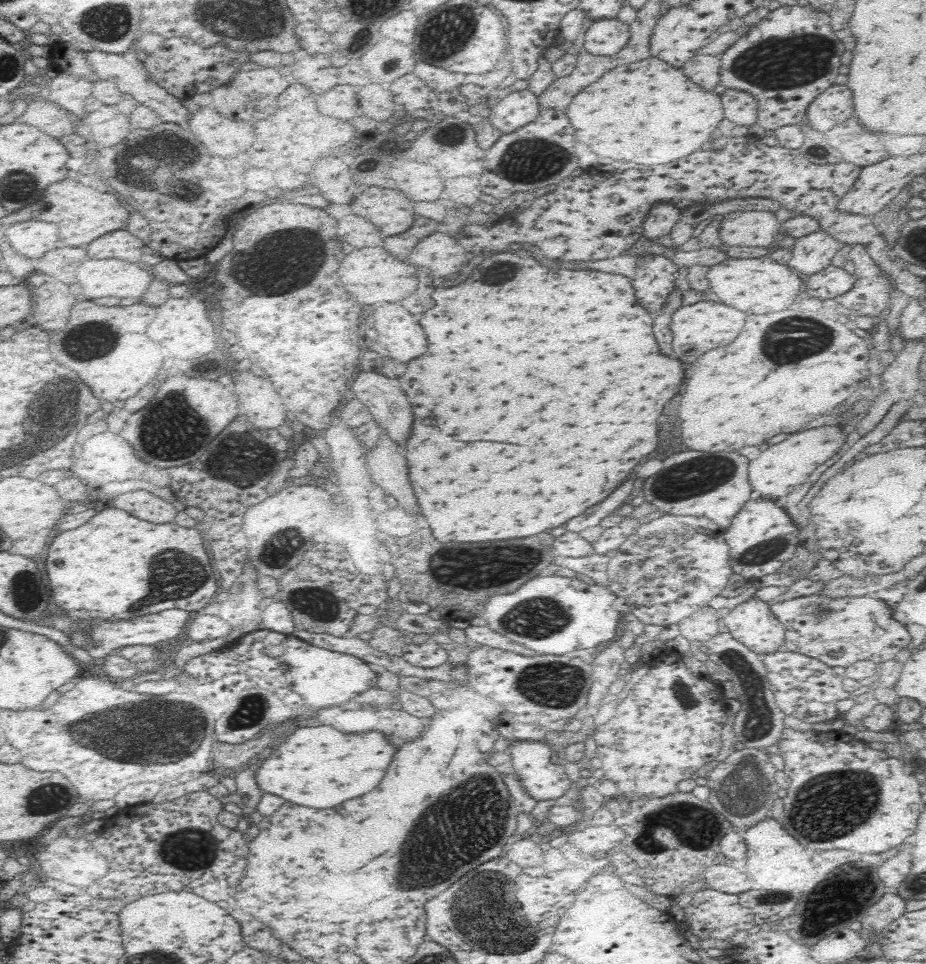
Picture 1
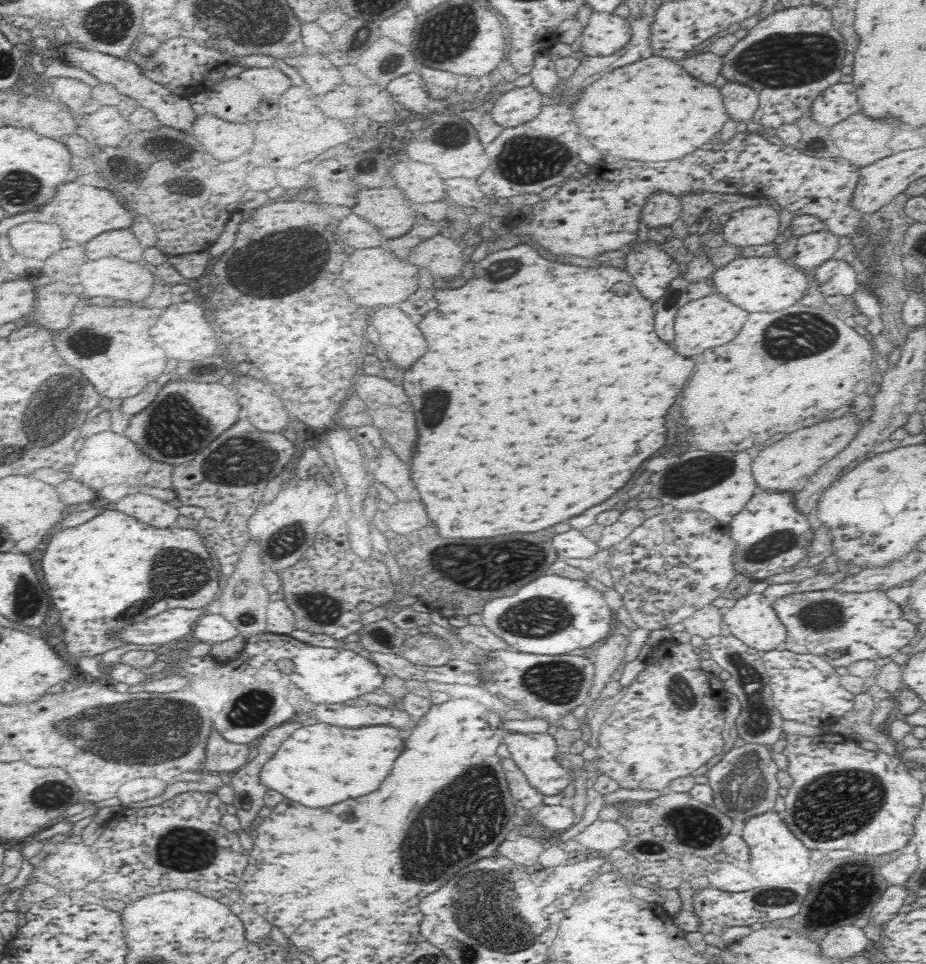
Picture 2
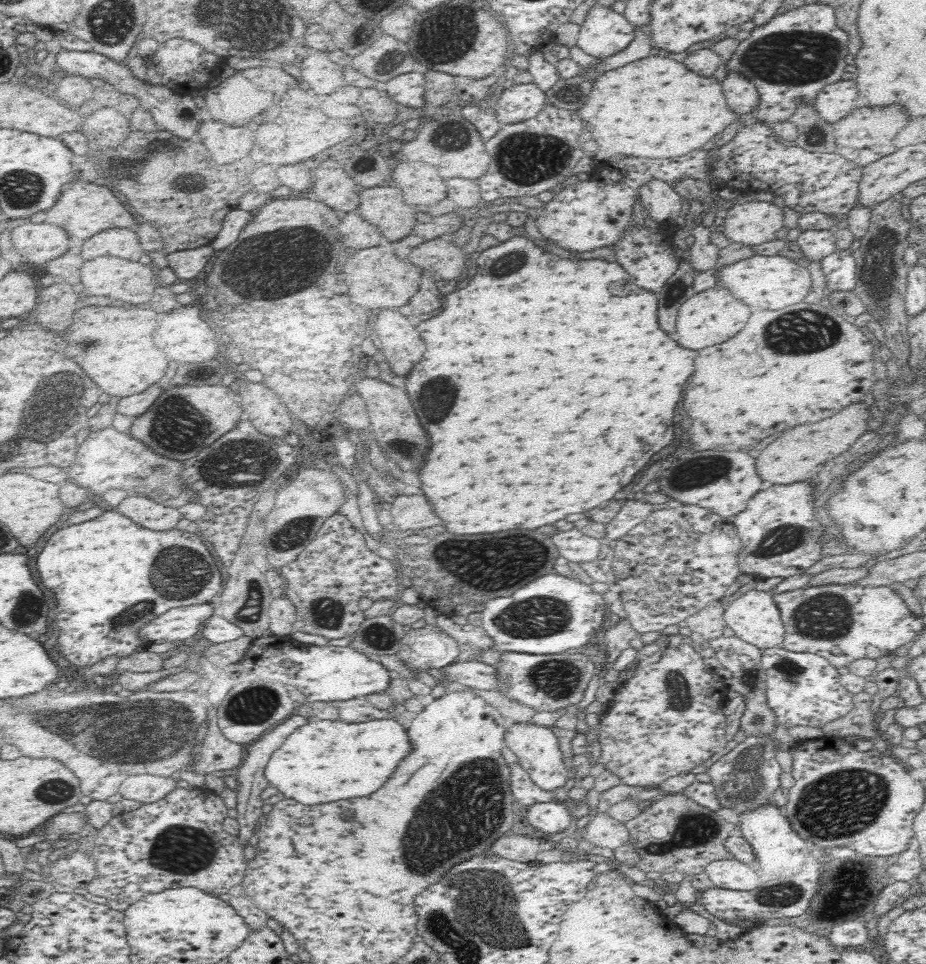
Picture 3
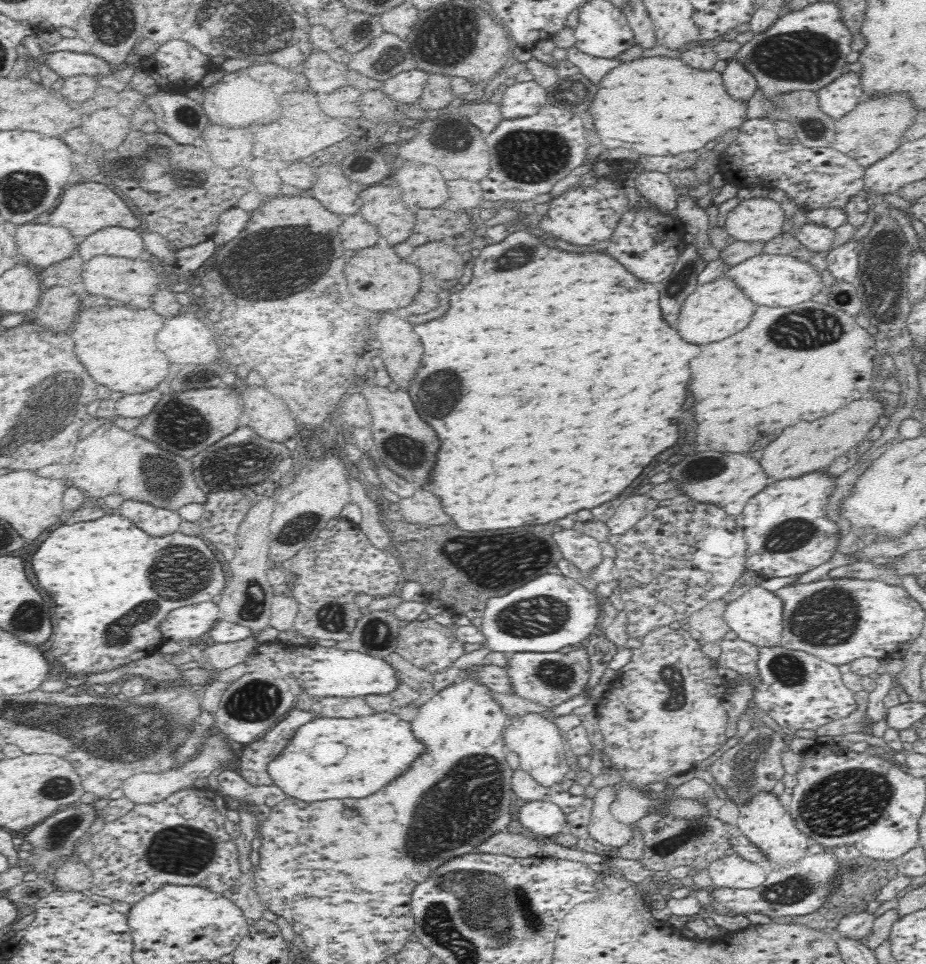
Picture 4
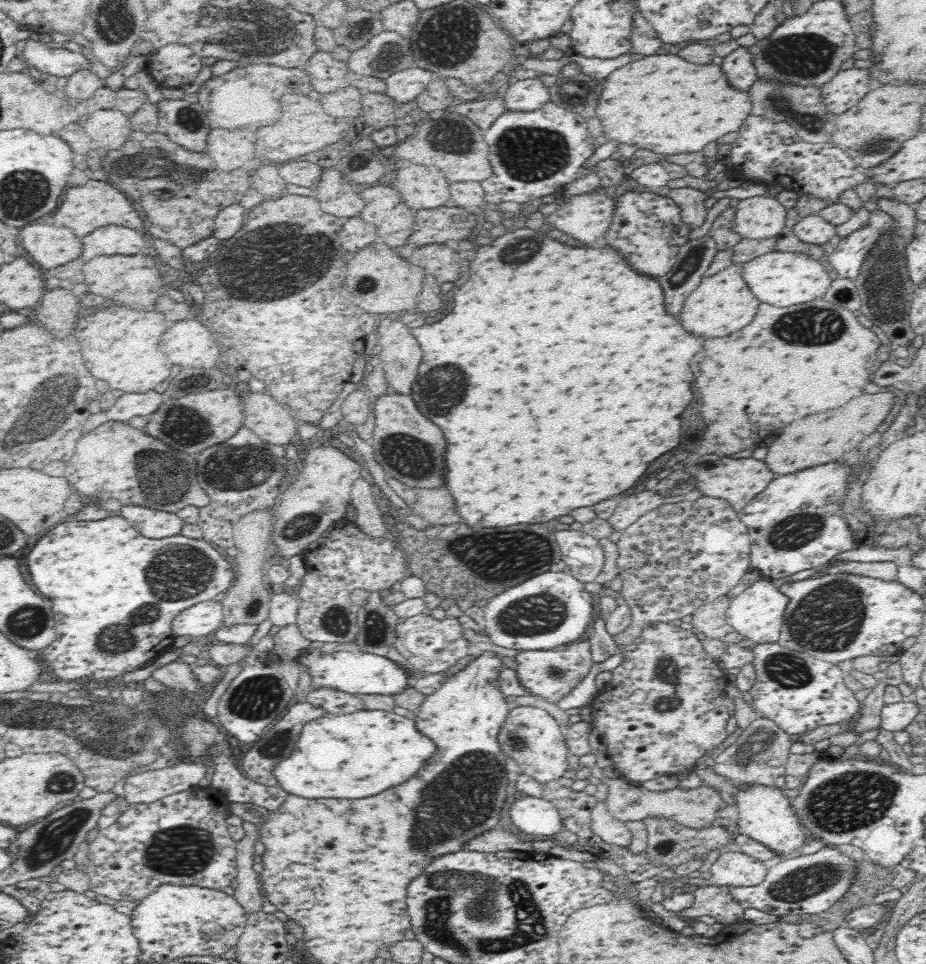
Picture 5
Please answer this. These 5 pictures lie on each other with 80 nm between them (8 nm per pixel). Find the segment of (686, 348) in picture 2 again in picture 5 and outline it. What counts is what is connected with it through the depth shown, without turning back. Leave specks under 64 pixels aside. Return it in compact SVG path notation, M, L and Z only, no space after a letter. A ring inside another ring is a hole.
M732 263L732 266L721 270L716 276L702 279L702 284L686 298L686 304L680 312L680 324L686 328L686 332L702 338L718 338L730 336L732 332L750 324L760 302L750 294L750 288L740 276L740 268L740 264Z

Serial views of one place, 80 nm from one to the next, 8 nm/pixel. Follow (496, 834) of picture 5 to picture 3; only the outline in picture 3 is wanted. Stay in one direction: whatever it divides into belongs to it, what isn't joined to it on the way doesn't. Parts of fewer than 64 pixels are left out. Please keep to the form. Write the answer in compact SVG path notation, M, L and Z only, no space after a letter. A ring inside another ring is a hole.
M516 834L514 836L501 836L489 850L489 853L523 863L536 861L539 852L540 840L516 836Z

